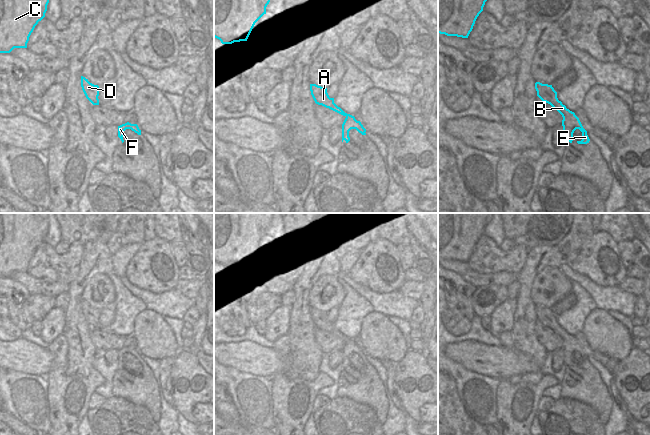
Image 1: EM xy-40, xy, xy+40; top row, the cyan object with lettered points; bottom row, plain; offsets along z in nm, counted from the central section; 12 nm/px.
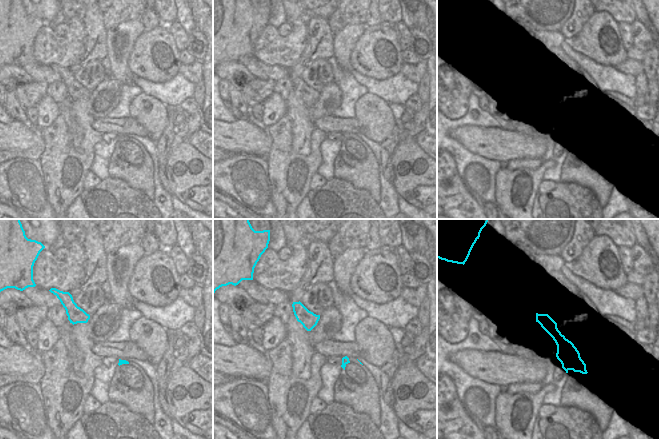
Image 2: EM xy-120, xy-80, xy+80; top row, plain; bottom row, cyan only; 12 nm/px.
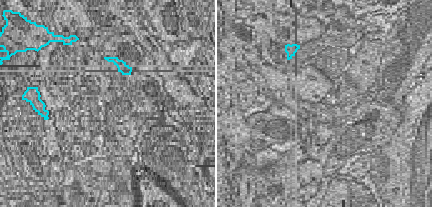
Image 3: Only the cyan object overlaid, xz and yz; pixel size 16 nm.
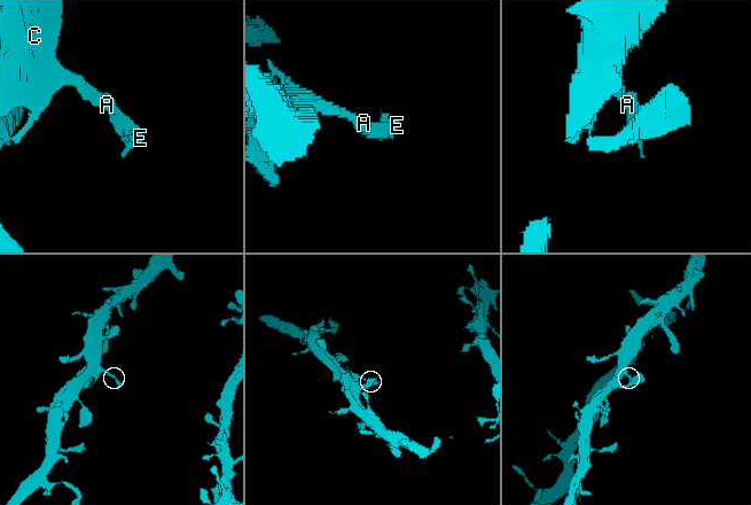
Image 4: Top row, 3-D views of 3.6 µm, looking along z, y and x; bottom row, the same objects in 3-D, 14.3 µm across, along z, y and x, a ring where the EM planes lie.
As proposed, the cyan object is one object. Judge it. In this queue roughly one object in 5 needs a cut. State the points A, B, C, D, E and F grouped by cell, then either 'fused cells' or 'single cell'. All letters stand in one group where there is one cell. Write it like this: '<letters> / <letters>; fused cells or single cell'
A B C D E F; single cell

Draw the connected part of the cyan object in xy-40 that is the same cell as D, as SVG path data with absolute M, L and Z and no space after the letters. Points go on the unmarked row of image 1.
M81 300L81 311L86 322L93 328L99 329L99 310L94 309L88 305L85 301Z

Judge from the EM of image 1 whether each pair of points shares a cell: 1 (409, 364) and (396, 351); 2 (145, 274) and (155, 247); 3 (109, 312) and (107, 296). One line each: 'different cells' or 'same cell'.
1: different cells
2: same cell
3: different cells

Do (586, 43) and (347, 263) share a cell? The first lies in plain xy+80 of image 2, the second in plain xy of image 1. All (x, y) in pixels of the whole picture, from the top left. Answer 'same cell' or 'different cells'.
different cells

